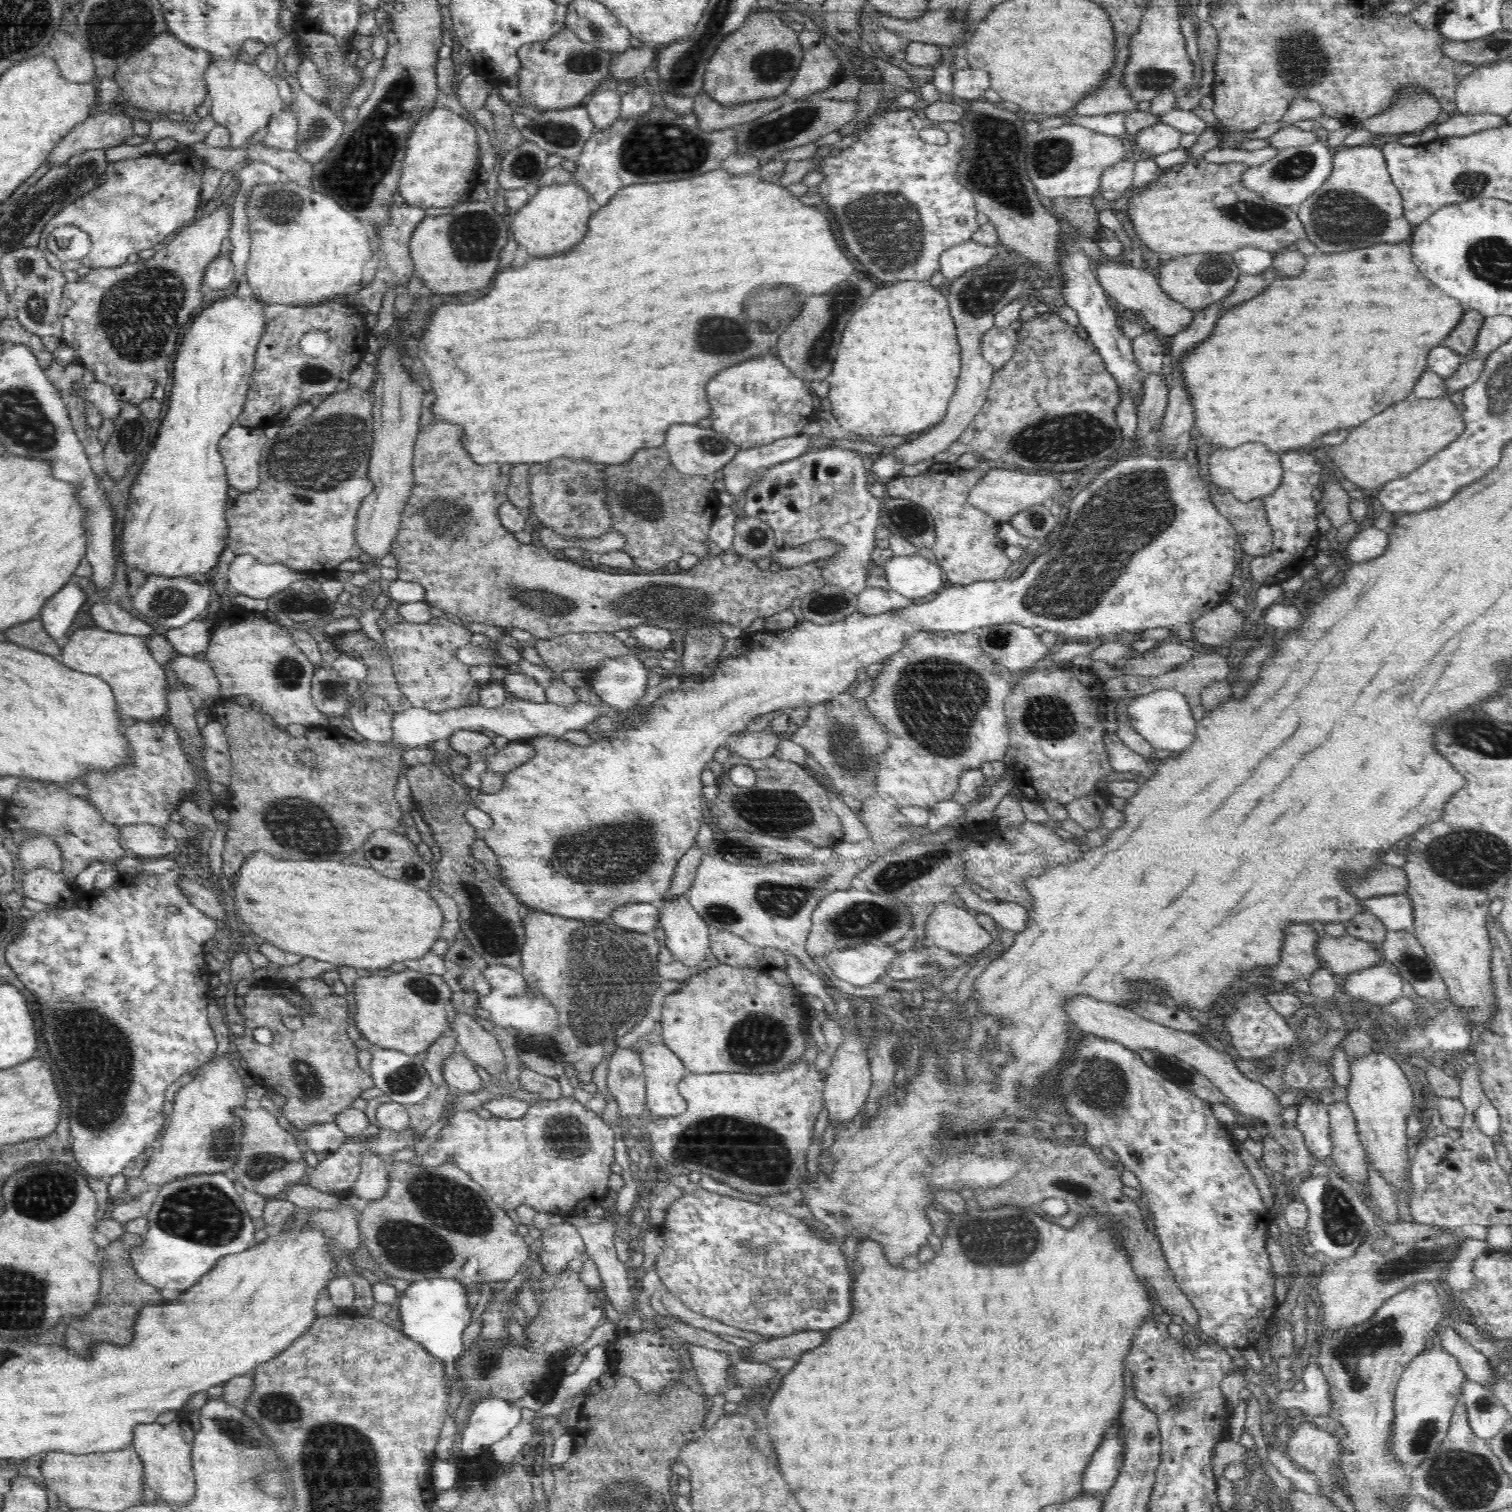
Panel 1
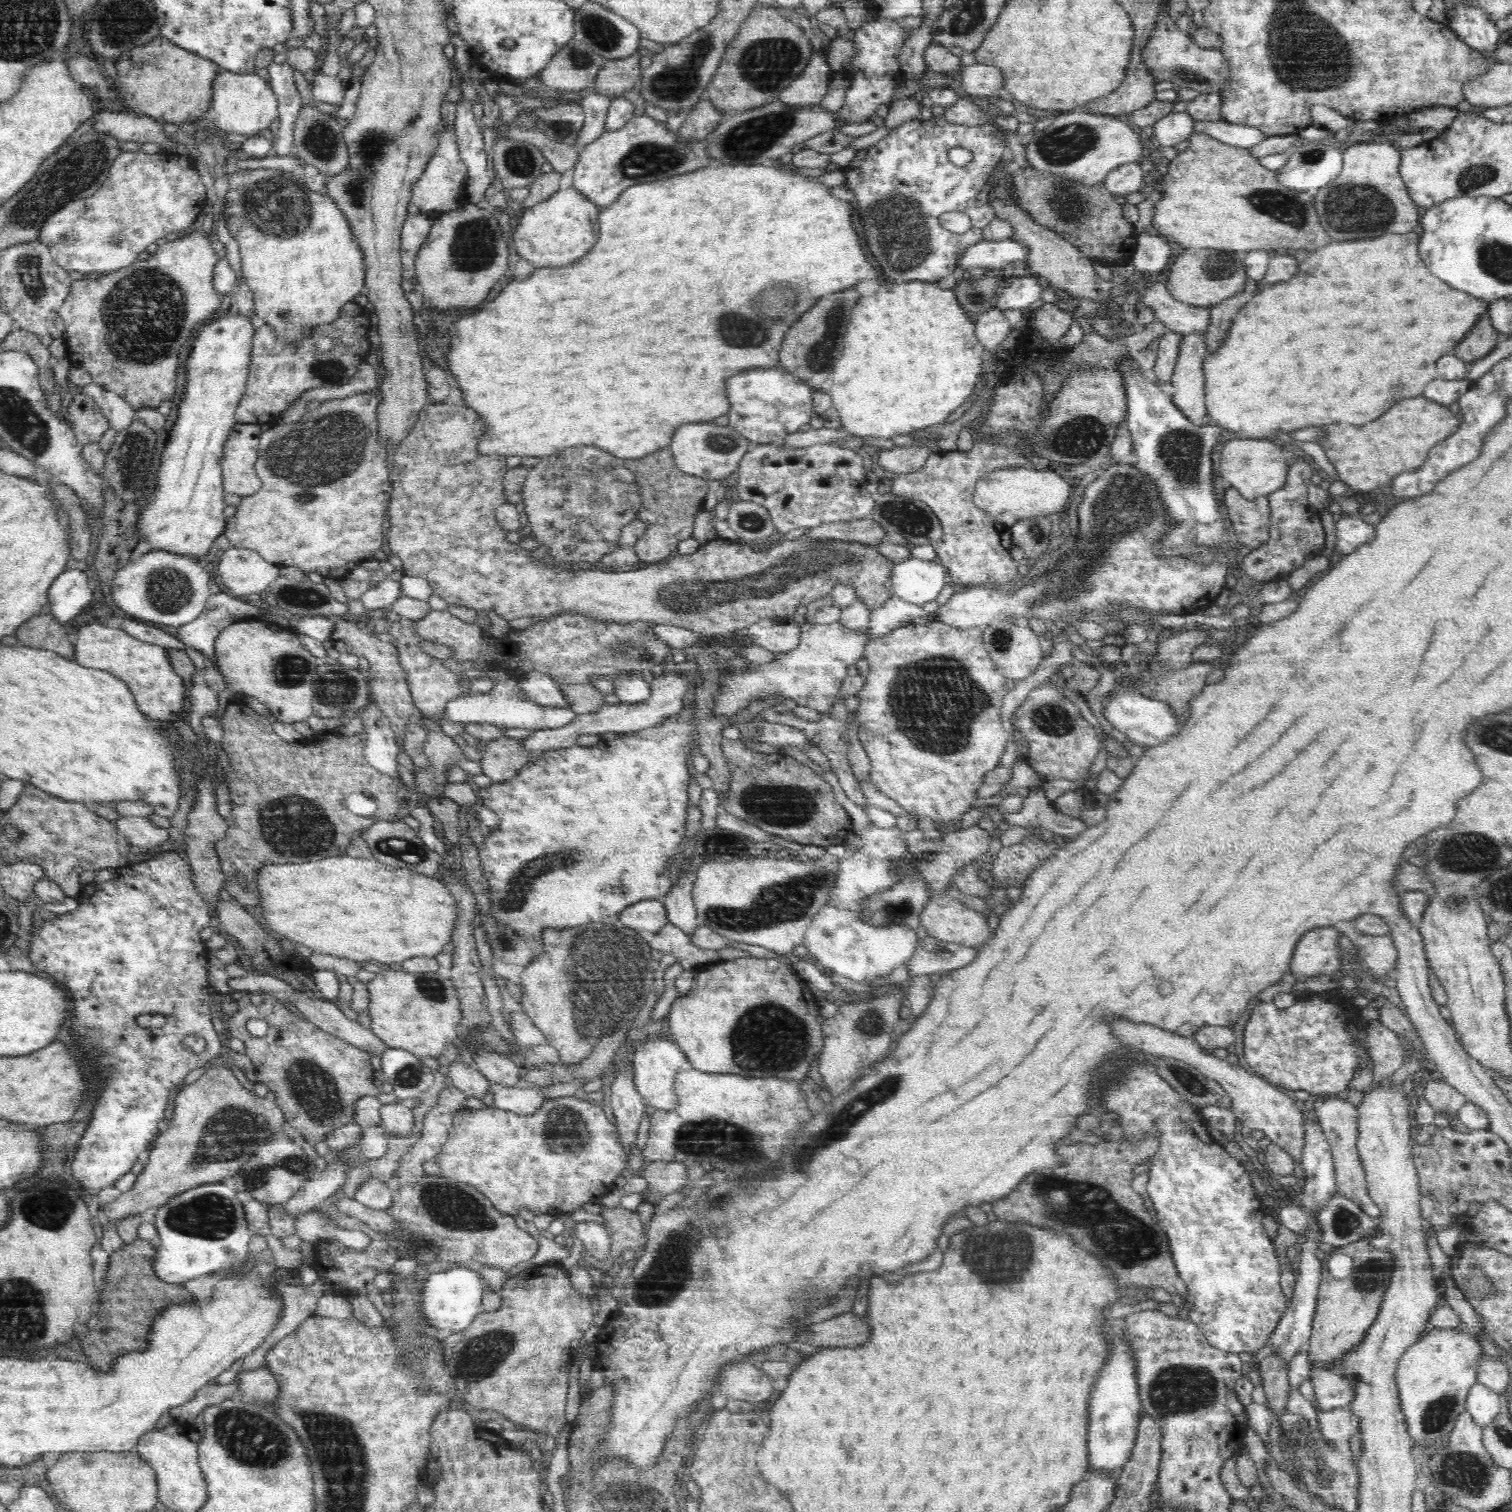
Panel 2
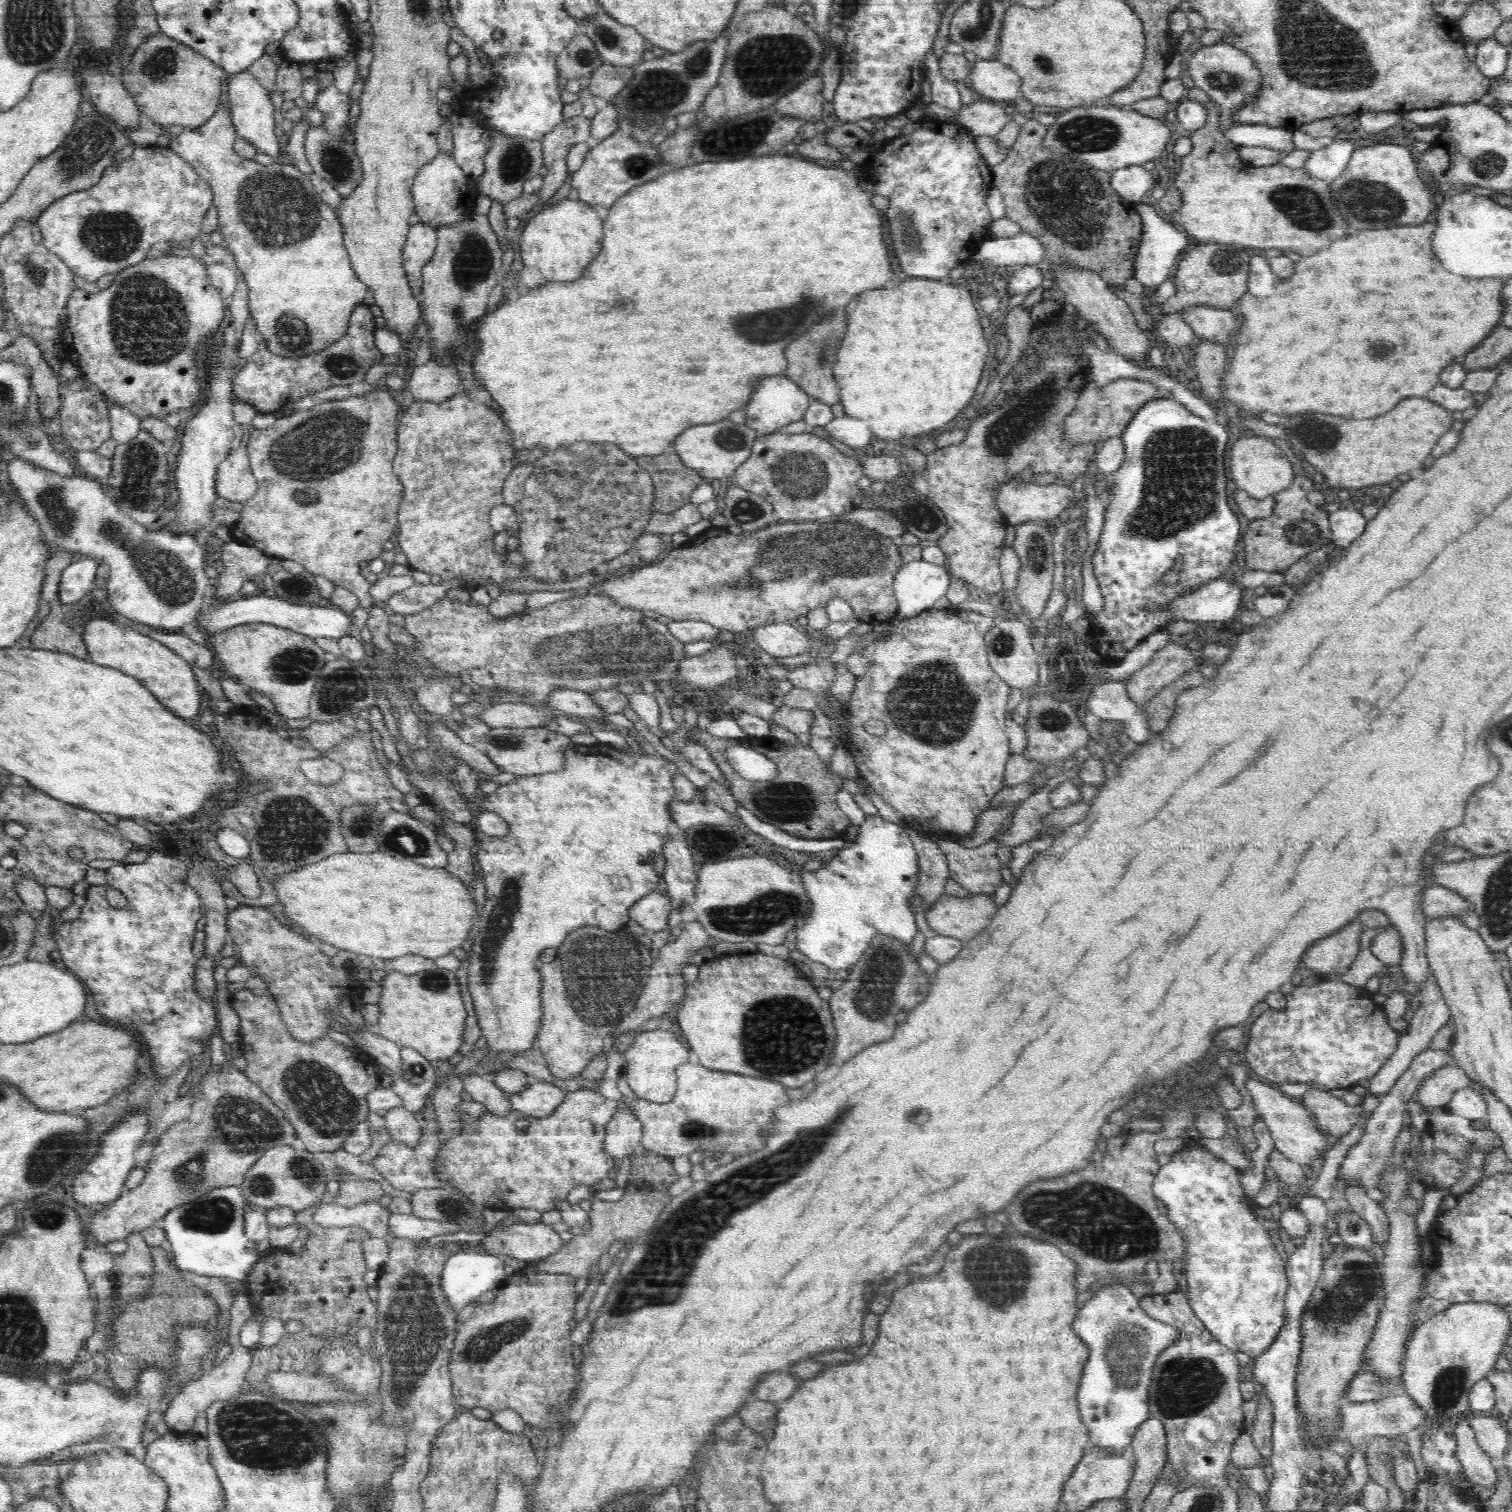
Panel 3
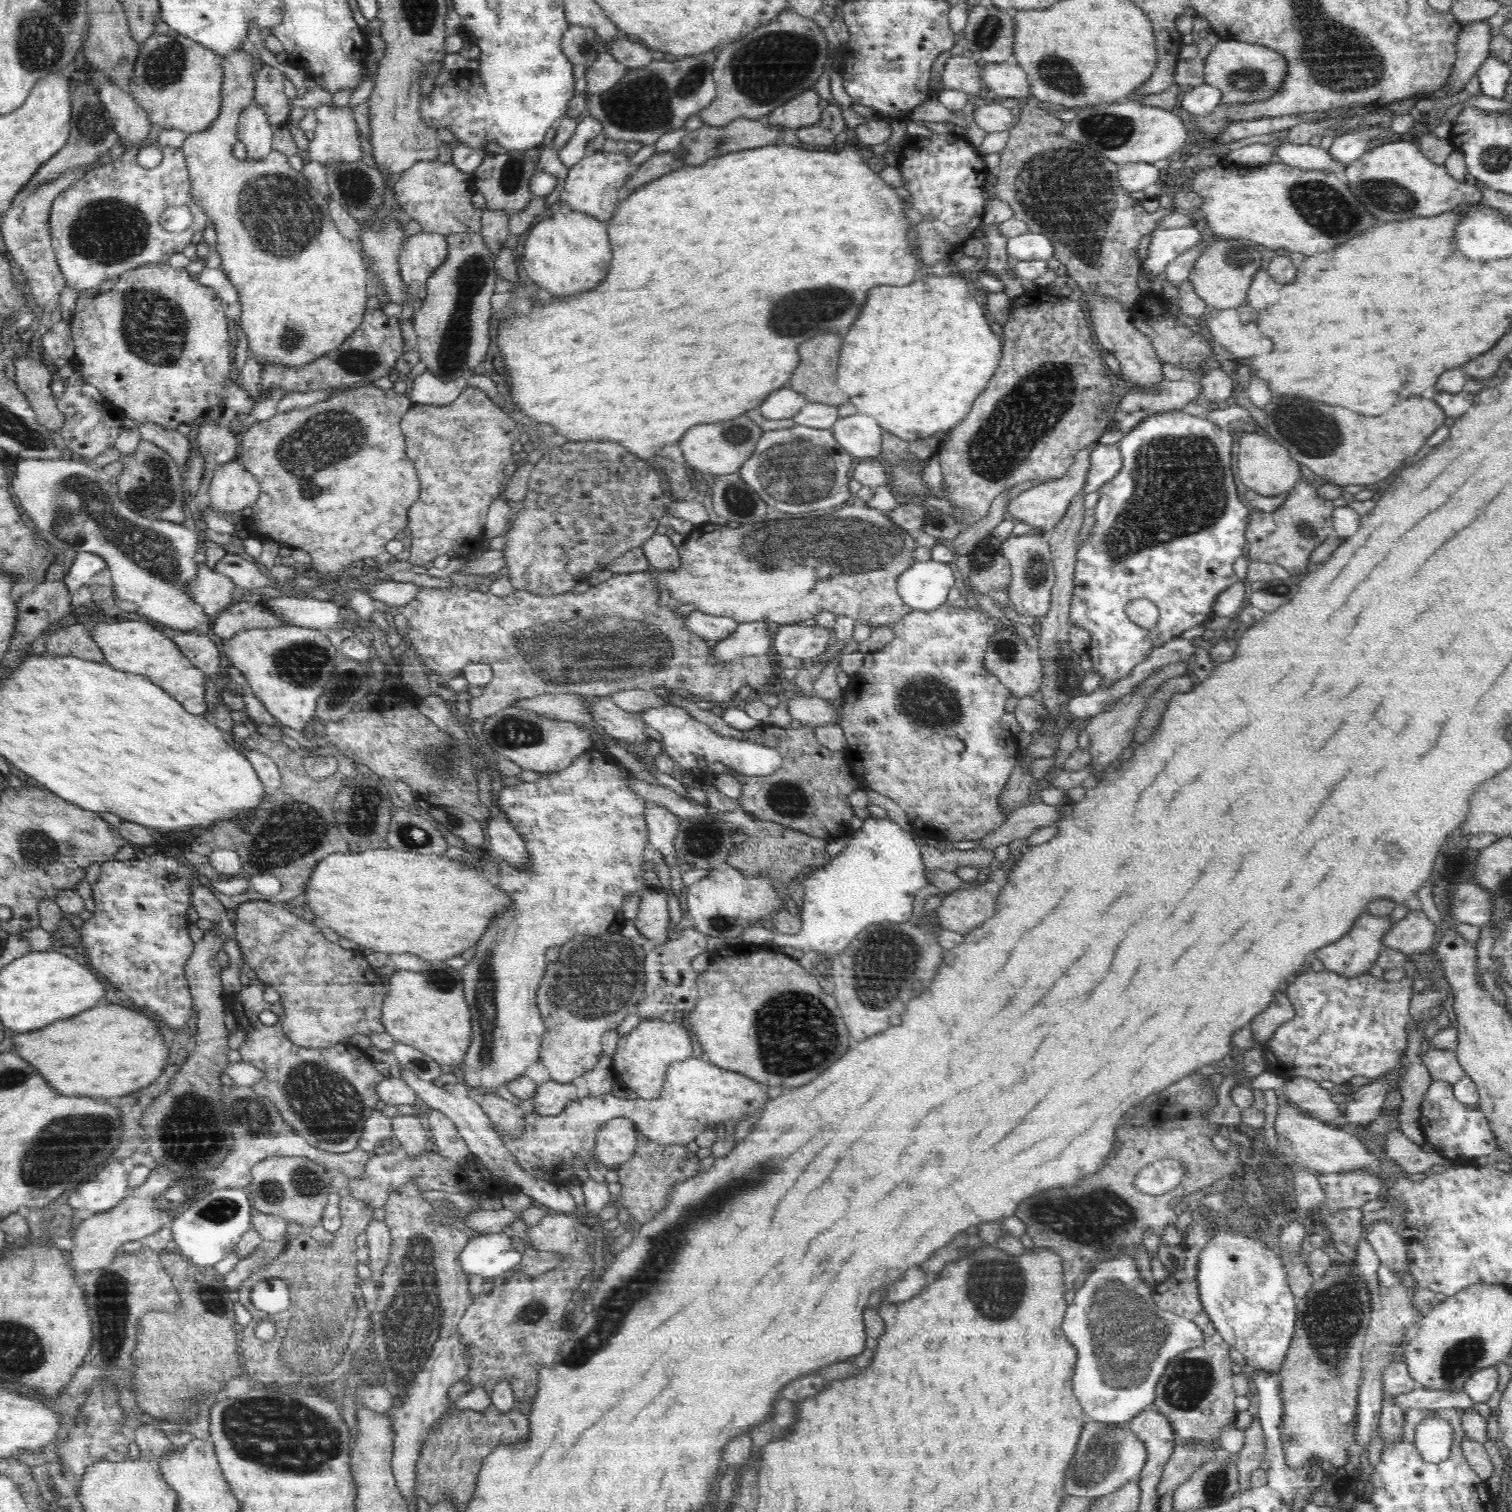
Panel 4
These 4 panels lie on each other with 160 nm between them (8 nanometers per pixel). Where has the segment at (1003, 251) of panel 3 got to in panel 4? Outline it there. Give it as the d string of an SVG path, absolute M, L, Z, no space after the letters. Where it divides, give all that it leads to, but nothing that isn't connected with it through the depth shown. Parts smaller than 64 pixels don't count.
M1032 232L1007 240L1006 251L1012 261L1048 261L1054 247L1047 236Z

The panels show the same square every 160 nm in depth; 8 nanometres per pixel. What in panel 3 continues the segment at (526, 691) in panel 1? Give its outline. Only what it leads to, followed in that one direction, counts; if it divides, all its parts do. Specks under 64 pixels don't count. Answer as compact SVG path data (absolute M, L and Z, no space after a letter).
M578 689L554 690L547 696L544 704L554 708L559 714L598 720L605 712L596 706L589 693Z

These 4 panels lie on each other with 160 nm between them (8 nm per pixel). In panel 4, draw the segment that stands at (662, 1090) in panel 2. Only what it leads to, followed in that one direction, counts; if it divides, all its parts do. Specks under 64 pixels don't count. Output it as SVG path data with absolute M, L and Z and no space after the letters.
M646 1019L638 1028L618 1039L618 1050L614 1053L614 1076L620 1088L633 1091L638 1098L652 1100L660 1096L664 1086L664 1072L670 1063L683 1061L692 1056L692 1040L688 1030L660 1019Z

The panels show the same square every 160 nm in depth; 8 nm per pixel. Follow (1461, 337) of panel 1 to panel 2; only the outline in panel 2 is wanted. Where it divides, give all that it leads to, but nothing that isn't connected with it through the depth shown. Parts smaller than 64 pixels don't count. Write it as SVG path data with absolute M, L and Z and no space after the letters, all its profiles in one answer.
M1484 313L1470 330L1470 334L1457 344L1458 348L1454 348L1452 353L1470 365L1476 359L1486 356L1499 342L1496 329L1488 320L1488 313Z

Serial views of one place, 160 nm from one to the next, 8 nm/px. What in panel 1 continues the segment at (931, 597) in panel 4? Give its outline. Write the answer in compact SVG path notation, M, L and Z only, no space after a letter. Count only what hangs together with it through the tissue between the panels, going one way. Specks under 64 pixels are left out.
M891 555L882 567L890 588L903 597L924 598L942 588L940 565L921 555Z

